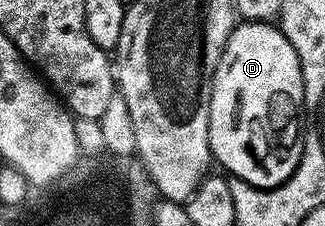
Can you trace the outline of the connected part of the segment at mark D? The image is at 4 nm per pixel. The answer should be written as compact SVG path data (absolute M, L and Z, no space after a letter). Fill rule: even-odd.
M272 22L237 23L212 79L208 125L215 163L255 188L278 187L290 178L300 161L304 119L302 66L286 34Z

